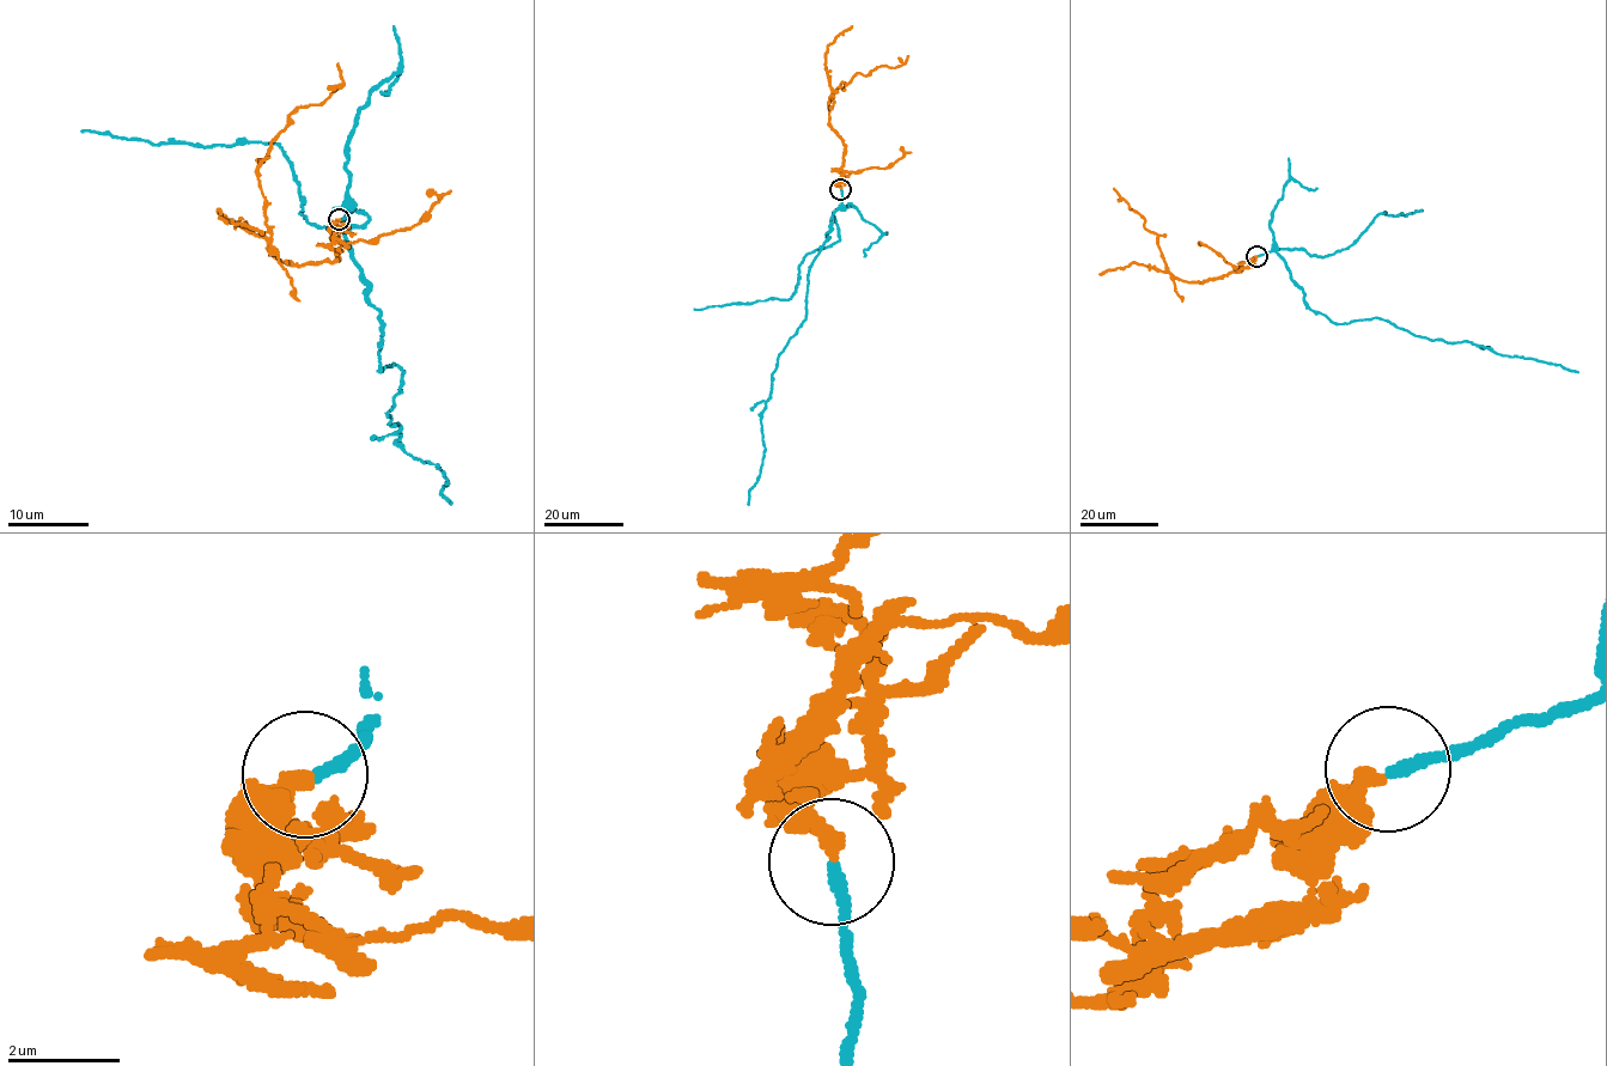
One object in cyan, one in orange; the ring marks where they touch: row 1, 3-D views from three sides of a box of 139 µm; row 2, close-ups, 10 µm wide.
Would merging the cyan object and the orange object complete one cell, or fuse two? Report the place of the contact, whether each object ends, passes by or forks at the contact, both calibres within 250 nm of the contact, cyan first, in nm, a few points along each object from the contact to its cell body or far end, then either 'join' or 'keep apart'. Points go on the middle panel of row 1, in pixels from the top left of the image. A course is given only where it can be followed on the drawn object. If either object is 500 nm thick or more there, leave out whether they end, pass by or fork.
place (840, 189); cyan ends; orange ends; calibres 190 and 340 nm; course cyan (840, 189), (841, 207), (811, 265), (805, 320), (772, 376), (760, 421), (762, 466), (748, 504); course orange (840, 188), (845, 148), (829, 123), (828, 102), (857, 73), (901, 65), (908, 55); keep apart

